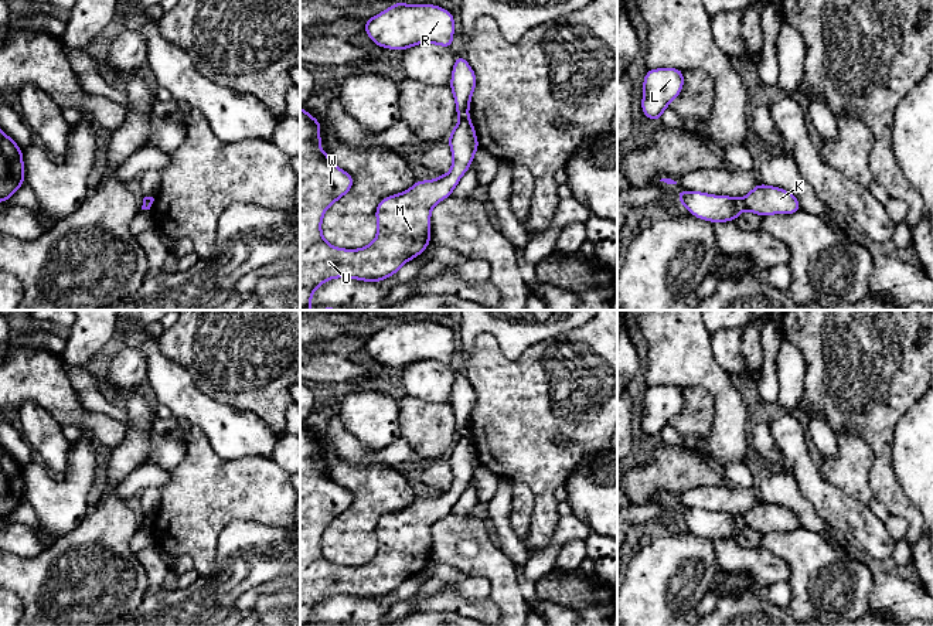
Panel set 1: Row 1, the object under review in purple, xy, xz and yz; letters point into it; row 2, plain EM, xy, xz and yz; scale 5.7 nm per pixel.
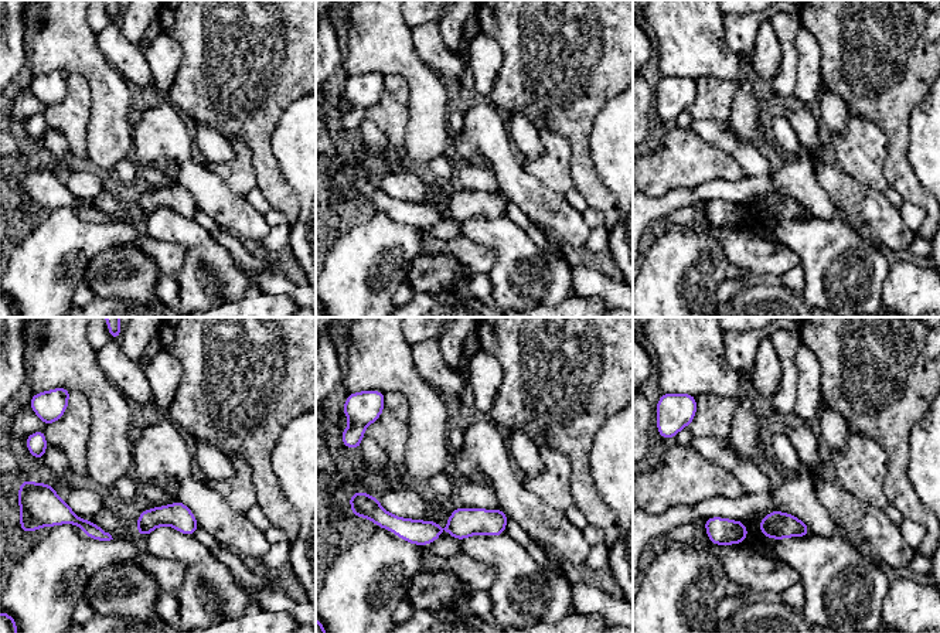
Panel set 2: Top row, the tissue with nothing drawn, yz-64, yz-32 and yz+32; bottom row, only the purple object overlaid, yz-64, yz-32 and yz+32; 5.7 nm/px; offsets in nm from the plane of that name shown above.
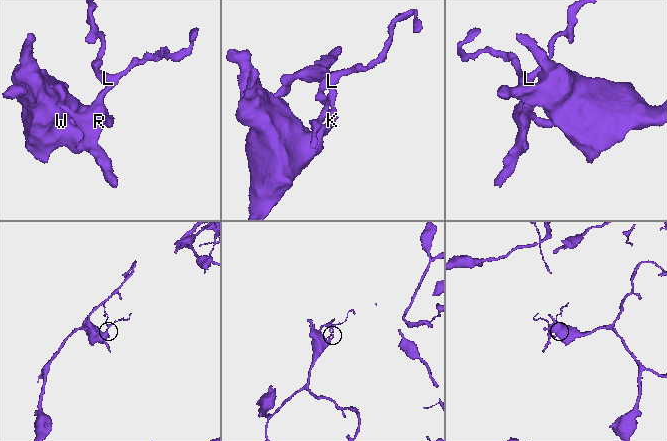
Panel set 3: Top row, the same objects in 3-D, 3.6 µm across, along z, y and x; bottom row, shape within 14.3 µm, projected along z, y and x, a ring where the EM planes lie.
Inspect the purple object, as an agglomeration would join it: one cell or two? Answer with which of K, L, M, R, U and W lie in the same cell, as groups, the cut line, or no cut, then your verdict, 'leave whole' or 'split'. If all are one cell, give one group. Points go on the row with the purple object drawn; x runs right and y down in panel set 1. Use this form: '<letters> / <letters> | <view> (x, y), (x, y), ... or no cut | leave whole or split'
K M U W / L R | yz (741, 200), (745, 208) | split

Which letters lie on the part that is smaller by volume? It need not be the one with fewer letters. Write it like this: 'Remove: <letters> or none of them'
Remove: L, R

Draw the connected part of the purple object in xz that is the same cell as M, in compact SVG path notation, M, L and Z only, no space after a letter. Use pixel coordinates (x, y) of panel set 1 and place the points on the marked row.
M300 106L300 310L311 310L313 292L326 280L351 278L364 282L381 282L395 275L401 266L420 255L430 241L430 211L442 200L452 195L459 180L470 169L476 150L480 147L473 122L460 119L449 136L453 164L447 174L435 180L415 181L405 193L382 198L375 210L378 222L377 238L361 249L331 246L321 235L321 220L326 210L345 195L354 177L337 167L330 154L320 149L320 123Z

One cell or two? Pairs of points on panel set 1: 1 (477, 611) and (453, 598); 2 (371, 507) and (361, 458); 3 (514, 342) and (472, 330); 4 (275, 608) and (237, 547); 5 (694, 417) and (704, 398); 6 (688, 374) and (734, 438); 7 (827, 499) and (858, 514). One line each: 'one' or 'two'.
1: one
2: two
3: one
4: one
5: one
6: one
7: one

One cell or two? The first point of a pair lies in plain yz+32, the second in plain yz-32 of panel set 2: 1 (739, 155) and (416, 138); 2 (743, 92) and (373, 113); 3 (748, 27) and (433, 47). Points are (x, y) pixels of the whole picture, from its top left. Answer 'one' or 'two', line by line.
1: two
2: two
3: one

